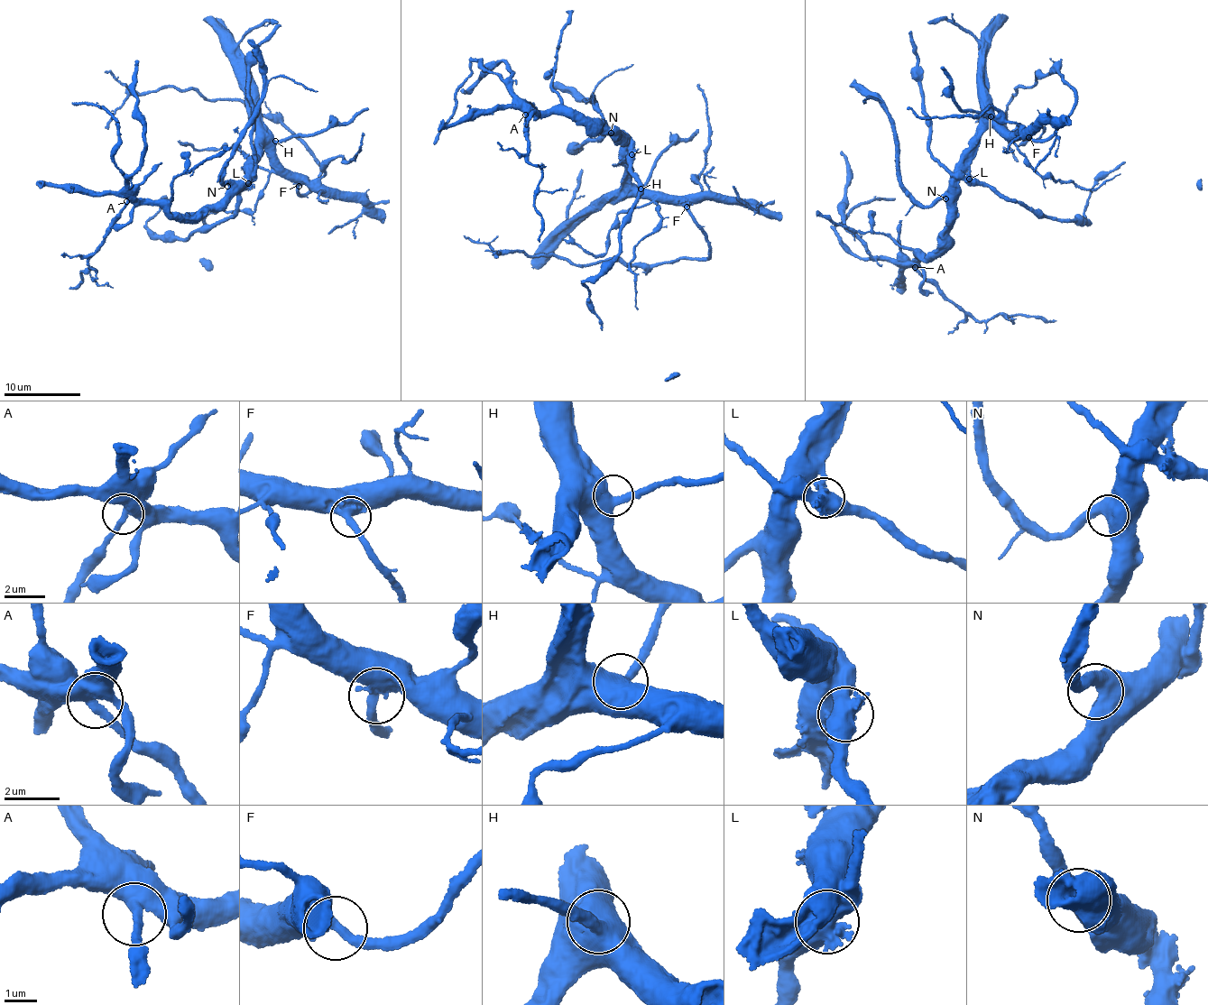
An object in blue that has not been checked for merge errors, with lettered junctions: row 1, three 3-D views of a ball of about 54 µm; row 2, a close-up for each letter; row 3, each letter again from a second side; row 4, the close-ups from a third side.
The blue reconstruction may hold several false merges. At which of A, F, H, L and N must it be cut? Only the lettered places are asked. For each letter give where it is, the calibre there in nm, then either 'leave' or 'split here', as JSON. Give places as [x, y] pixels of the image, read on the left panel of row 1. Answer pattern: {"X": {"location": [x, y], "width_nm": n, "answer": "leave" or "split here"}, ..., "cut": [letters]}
{"A": {"location": [126, 201], "width_nm": 460, "answer": "leave"}, "F": {"location": [299, 186], "width_nm": 400, "answer": "leave"}, "H": {"location": [275, 141], "width_nm": 500, "answer": "leave"}, "L": {"location": [248, 183], "width_nm": 650, "answer": "split here"}, "N": {"location": [227, 186], "width_nm": 650, "answer": "leave"}, "cut": ["L"]}

